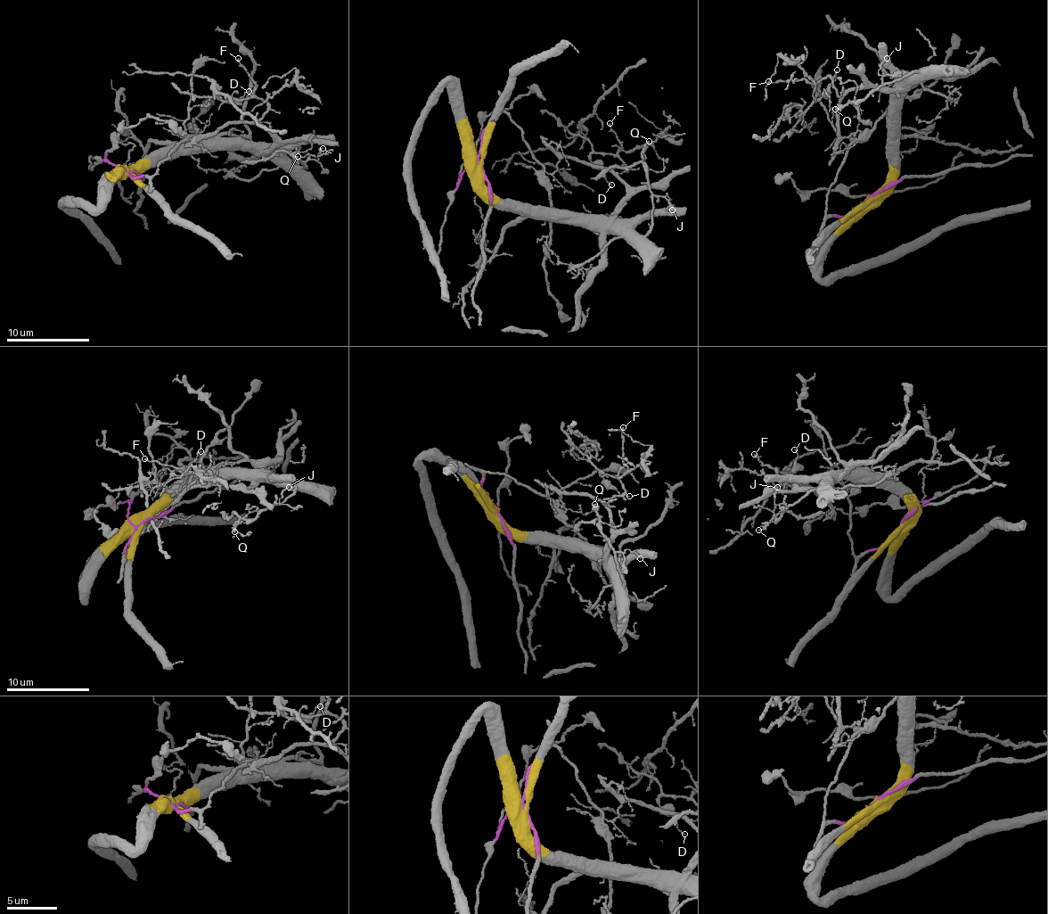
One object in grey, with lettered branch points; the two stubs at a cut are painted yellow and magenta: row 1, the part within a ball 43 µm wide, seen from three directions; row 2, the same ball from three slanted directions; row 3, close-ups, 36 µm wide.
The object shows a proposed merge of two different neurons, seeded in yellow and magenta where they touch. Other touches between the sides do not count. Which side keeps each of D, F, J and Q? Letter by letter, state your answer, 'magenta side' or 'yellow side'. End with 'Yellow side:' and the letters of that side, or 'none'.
D: magenta side
F: magenta side
J: yellow side
Q: yellow side
Yellow side: J, Q

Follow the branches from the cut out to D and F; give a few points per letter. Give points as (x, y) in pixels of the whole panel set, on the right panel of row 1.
D: (866, 201), (825, 215), (853, 135), (838, 128), (838, 94), (828, 77), (814, 99), (837, 69)
F: (866, 201), (825, 215), (853, 135), (838, 128), (838, 91), (828, 77), (767, 81)

